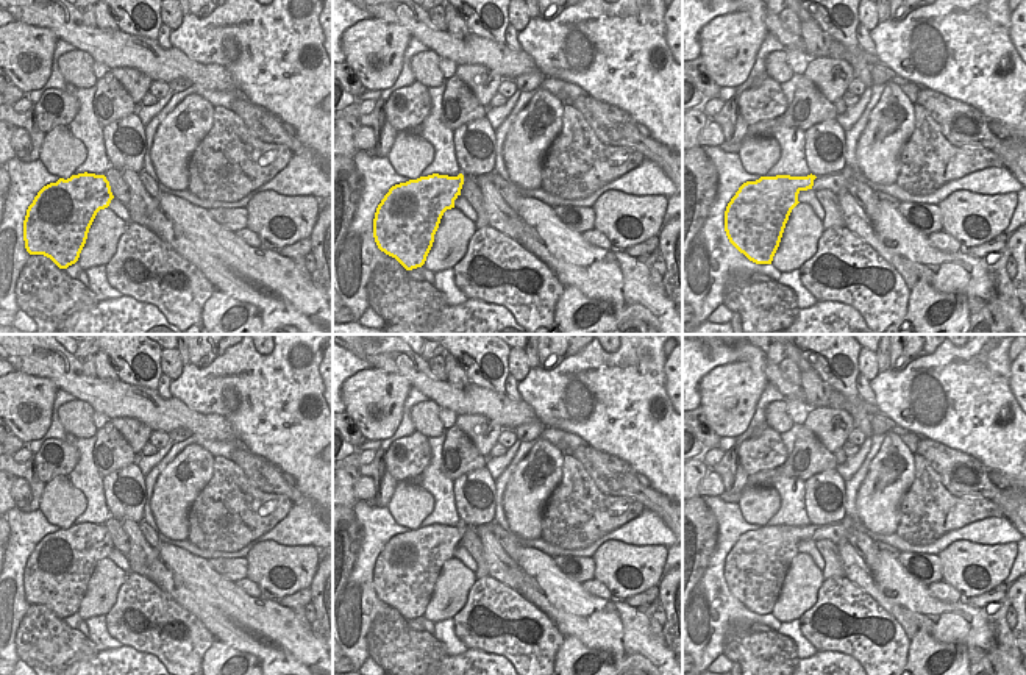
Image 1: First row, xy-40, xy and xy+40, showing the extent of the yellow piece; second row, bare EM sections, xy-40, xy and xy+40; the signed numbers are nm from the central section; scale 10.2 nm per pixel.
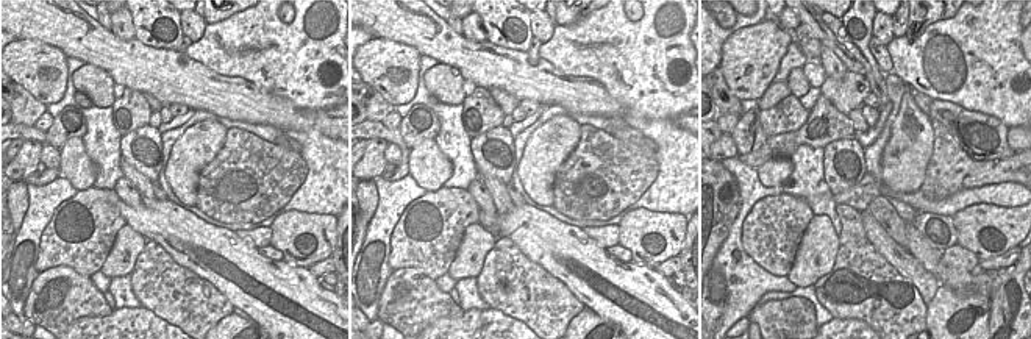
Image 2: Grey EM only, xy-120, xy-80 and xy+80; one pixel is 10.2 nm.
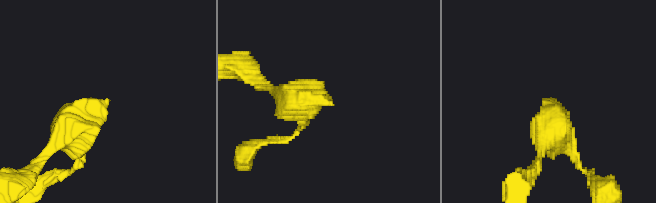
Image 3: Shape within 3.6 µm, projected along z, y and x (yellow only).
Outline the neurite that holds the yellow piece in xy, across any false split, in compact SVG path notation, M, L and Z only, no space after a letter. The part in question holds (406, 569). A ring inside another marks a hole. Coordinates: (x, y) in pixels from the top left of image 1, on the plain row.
M433 523L395 534L384 545L373 569L373 588L381 602L406 620L422 617L447 559L461 545L464 525Z

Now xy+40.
M845 516L835 523L821 527L776 525L746 531L726 556L726 586L750 611L771 614L789 566L800 553L798 544L807 539L845 544L850 530L854 530L854 522Z

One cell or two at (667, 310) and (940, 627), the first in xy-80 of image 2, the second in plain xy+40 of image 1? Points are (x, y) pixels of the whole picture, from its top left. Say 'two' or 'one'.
one

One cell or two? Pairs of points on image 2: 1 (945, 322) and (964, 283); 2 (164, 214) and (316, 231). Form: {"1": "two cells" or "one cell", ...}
{"1": "two cells", "2": "two cells"}

